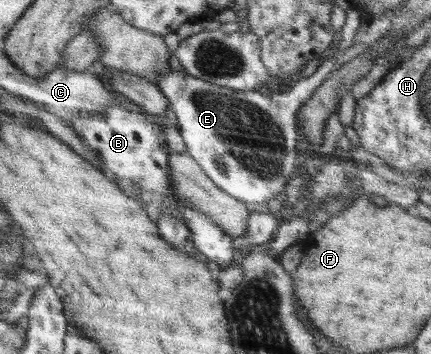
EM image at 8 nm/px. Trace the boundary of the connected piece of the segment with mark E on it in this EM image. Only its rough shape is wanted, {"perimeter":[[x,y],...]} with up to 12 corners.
{"perimeter":[[338,67],[262,94],[159,75],[187,153],[264,205],[297,166],[296,115]]}

